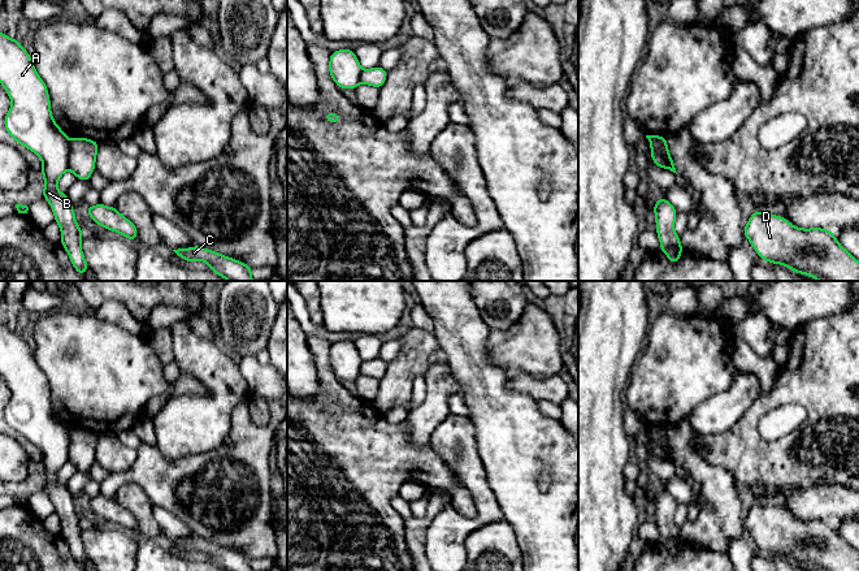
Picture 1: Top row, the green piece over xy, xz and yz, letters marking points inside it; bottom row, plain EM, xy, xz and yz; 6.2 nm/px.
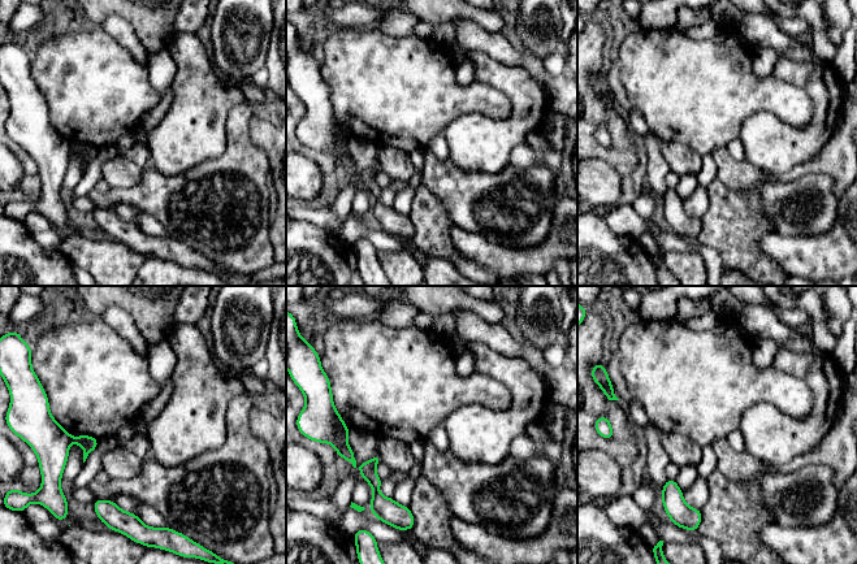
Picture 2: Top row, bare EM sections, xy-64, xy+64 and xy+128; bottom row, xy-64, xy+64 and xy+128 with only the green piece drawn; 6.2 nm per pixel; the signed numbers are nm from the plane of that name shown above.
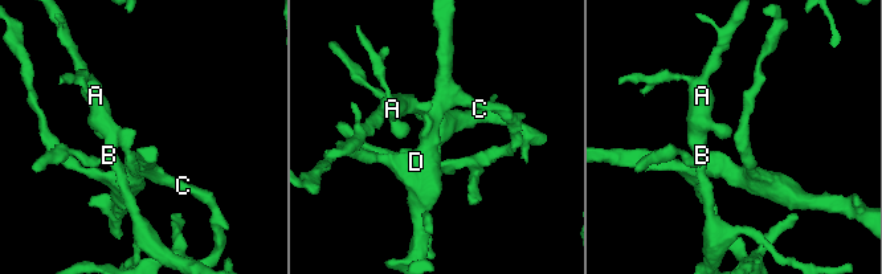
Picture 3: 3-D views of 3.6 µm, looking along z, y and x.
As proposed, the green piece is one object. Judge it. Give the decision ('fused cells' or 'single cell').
fused cells

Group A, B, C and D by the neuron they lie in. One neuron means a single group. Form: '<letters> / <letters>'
A B / C D

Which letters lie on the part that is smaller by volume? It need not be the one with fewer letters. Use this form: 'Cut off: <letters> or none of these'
Cut off: C, D

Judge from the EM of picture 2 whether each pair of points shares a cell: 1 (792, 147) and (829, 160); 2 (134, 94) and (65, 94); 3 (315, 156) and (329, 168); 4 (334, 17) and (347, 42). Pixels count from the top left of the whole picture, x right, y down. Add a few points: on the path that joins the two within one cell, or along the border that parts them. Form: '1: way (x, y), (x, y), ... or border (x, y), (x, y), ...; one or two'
1: border (834, 130), (827, 143), (813, 157), (790, 170); two
2: way (117, 94), (82, 94); one
3: way (319, 159), (325, 164); one
4: border (369, 26), (341, 29); two

